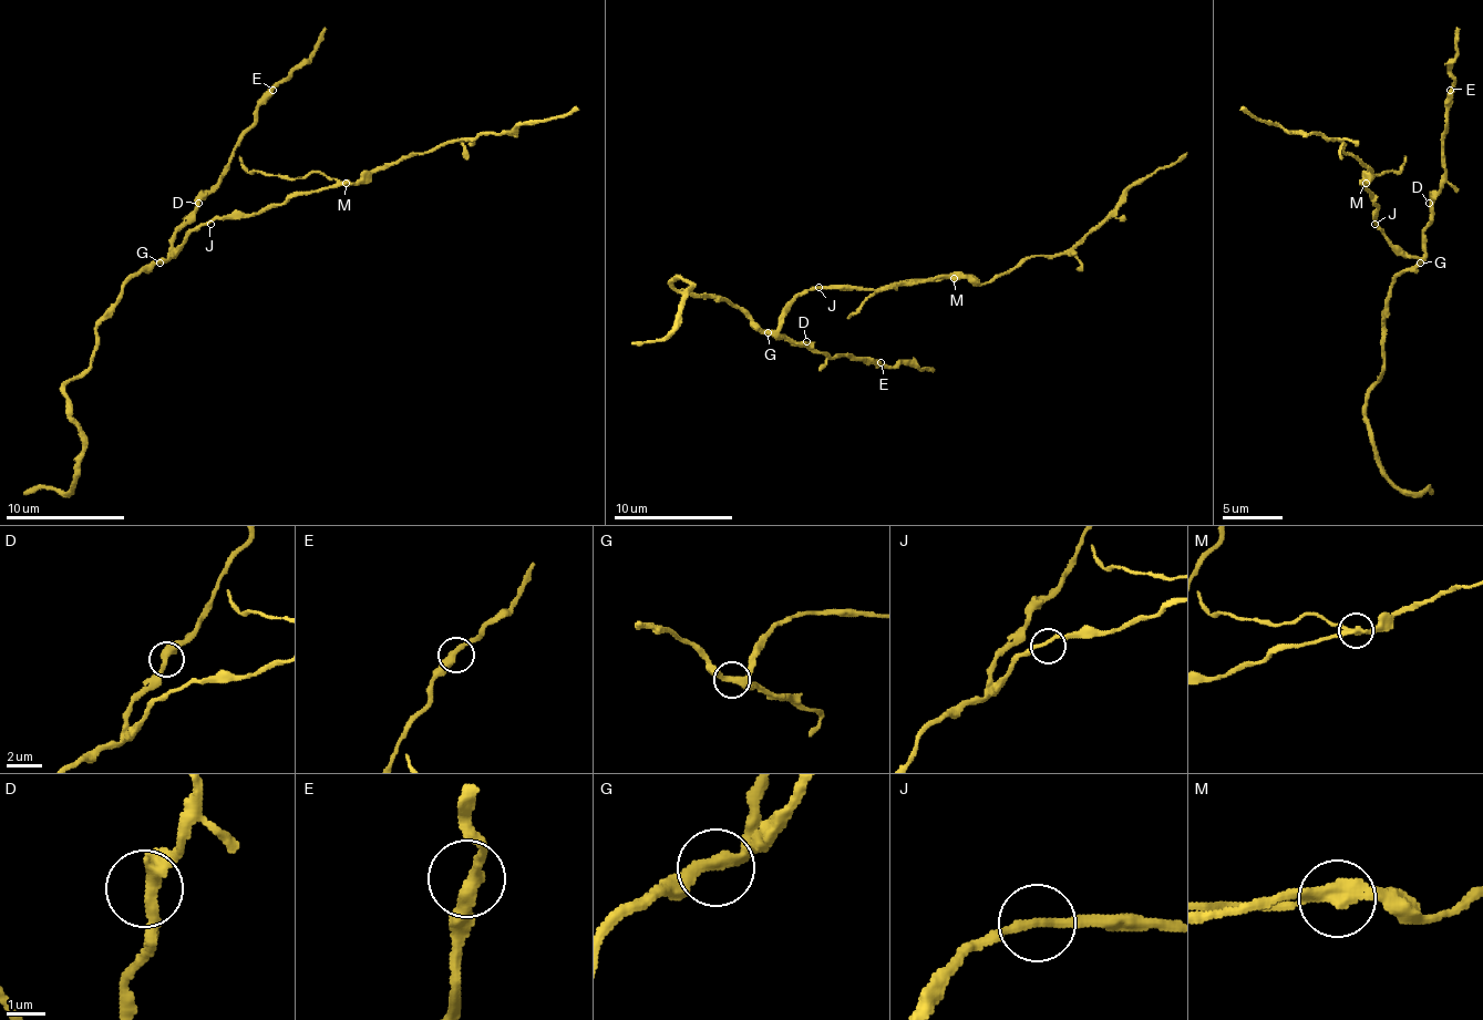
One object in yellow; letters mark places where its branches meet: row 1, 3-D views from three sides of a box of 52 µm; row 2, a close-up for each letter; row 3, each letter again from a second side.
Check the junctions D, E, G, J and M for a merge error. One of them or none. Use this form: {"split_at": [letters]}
{"split_at": ["M"]}

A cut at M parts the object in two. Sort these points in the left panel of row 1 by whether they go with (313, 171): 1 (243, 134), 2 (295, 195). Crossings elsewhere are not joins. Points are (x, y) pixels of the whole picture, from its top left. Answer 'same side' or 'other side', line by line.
1: other side
2: other side

